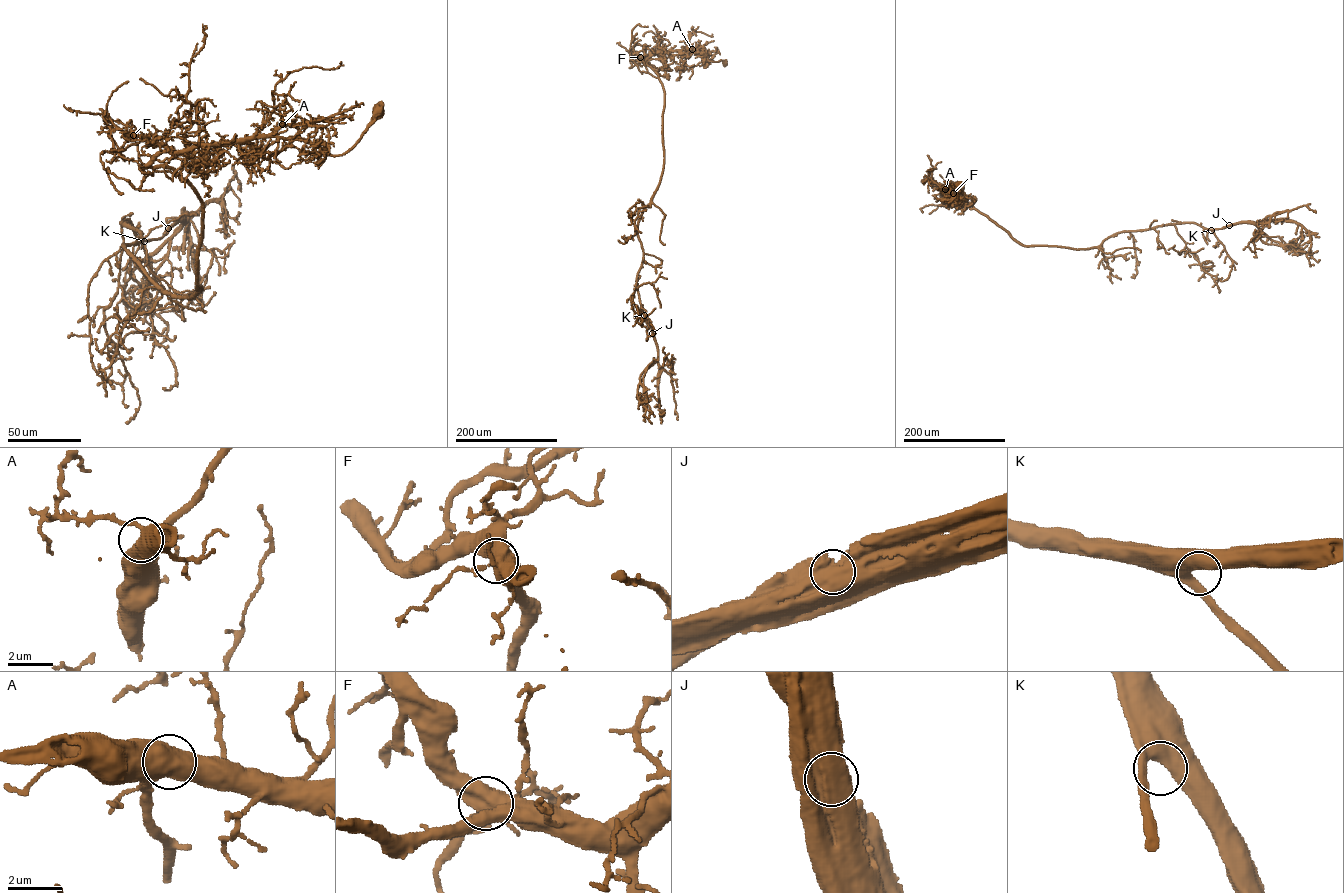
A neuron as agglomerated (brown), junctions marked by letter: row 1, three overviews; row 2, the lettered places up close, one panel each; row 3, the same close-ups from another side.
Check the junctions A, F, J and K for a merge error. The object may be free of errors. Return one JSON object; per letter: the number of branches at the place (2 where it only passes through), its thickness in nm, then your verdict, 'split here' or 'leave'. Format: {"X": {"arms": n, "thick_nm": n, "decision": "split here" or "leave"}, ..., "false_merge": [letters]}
{"A": {"arms": 1, "thick_nm": 800, "decision": "leave"}, "F": {"arms": 1, "thick_nm": 900, "decision": "leave"}, "J": {"arms": 1, "thick_nm": 1150, "decision": "split here"}, "K": {"arms": 1, "thick_nm": 750, "decision": "leave"}, "false_merge": ["J"]}

